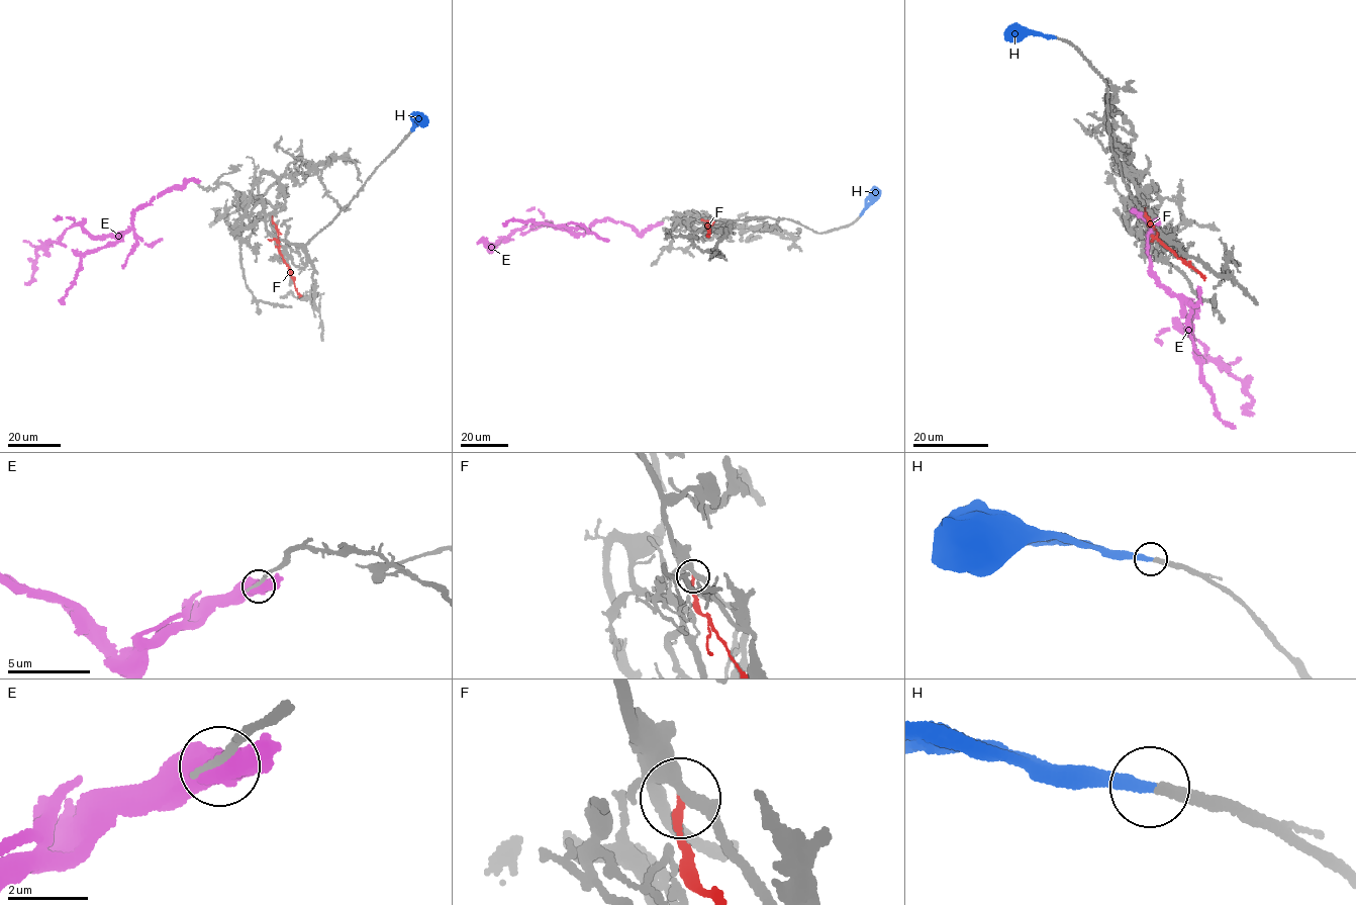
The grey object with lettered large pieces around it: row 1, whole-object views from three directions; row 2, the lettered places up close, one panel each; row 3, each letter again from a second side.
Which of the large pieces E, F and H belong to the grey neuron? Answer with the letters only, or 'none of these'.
H

